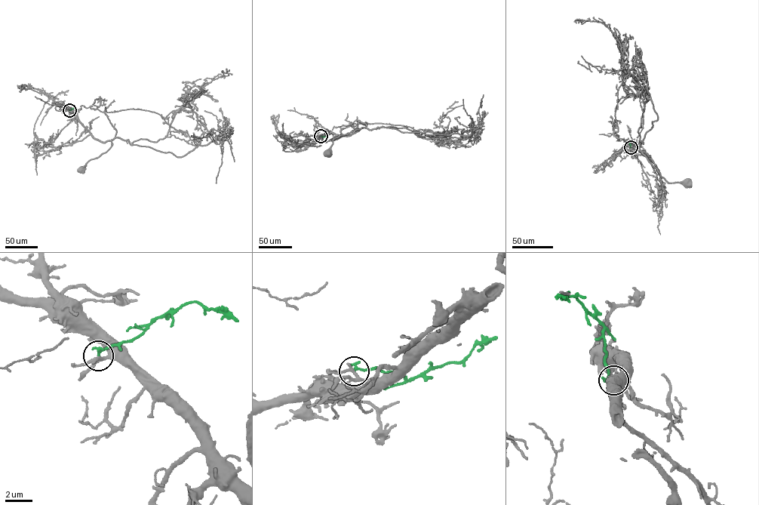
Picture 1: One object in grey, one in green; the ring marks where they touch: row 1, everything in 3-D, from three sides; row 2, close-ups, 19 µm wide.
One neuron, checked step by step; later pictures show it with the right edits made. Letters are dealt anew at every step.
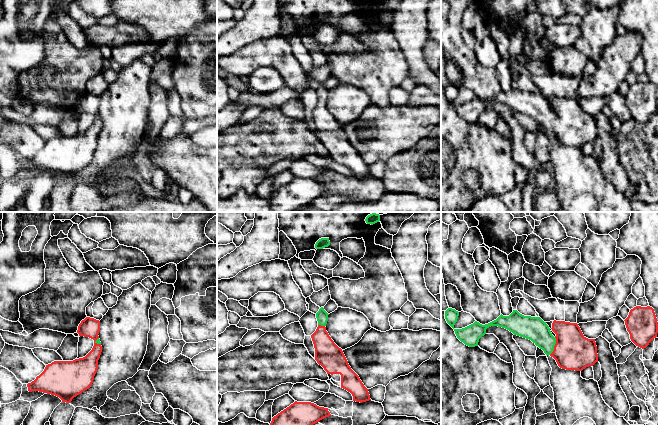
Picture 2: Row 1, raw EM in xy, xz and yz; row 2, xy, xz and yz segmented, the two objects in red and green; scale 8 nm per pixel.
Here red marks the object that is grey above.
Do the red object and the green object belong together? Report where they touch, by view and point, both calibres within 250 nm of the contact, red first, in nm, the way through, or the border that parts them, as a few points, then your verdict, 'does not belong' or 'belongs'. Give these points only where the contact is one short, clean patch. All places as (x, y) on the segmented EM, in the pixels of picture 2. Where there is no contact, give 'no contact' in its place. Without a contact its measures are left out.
contact yz (554, 346); calibres 300 and 190 nm; way yz (572, 351), (568, 347), (554, 346), (535, 329); belongs

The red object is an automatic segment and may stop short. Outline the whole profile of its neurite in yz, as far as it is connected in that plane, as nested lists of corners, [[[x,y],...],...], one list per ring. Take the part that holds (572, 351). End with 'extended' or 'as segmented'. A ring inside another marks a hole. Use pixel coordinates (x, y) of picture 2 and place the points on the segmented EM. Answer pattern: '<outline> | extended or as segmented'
[[[517,310],[509,316],[501,314],[488,324],[475,321],[454,331],[461,342],[475,347],[491,326],[505,328],[514,335],[531,340],[546,355],[553,357],[562,369],[582,371],[598,362],[595,339],[586,338],[577,323],[554,320],[550,329],[540,317],[524,316]]] | extended

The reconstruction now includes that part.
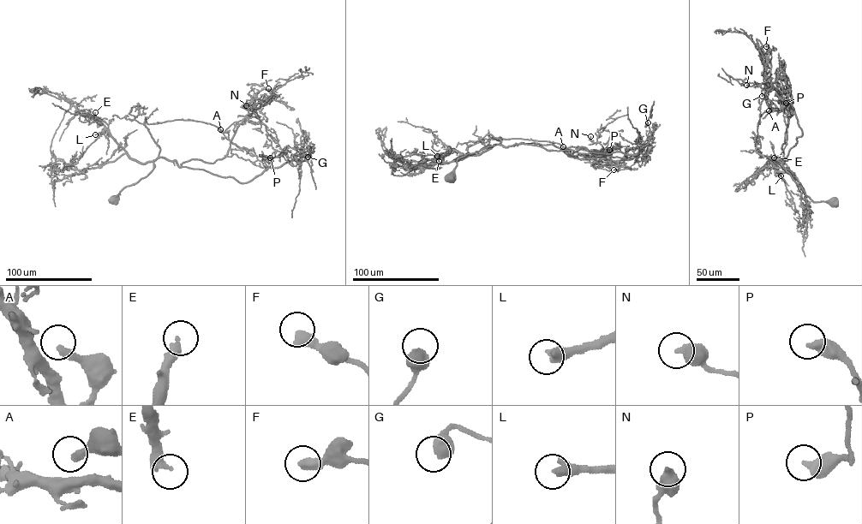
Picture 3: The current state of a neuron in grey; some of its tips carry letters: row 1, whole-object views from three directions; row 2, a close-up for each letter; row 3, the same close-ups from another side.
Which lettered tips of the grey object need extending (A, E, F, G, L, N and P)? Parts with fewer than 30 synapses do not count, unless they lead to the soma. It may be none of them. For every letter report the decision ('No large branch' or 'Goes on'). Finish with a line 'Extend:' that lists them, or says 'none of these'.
A: No large branch
E: Goes on
F: No large branch
G: No large branch
L: Goes on
N: No large branch
P: No large branch
Extend: E, L

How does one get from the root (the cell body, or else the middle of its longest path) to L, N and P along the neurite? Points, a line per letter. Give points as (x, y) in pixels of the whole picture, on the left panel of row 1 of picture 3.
L: (115, 199), (115, 196), (124, 187), (146, 176), (154, 165), (152, 162), (133, 160), (104, 128), (95, 134)
N: (115, 199), (146, 176), (158, 158), (180, 167), (192, 159), (223, 157), (242, 120), (260, 123), (246, 105)
P: (115, 199), (146, 176), (159, 157), (180, 167), (234, 154), (254, 162), (270, 157)

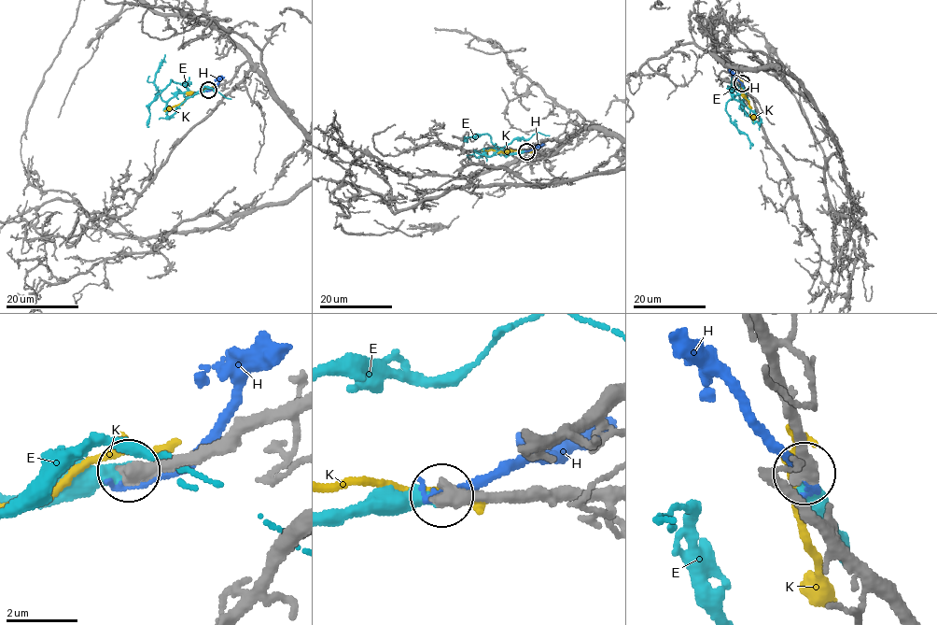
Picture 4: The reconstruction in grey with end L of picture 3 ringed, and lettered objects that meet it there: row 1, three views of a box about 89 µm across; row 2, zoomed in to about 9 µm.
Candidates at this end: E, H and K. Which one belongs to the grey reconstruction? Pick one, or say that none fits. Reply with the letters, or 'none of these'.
E

